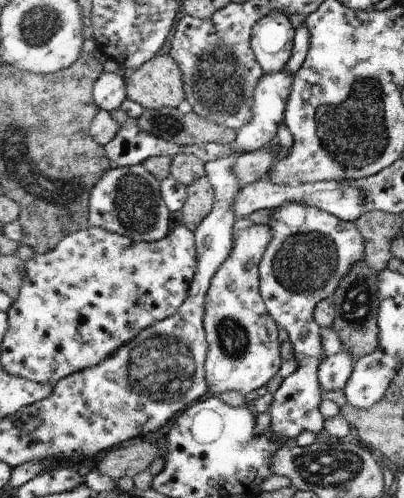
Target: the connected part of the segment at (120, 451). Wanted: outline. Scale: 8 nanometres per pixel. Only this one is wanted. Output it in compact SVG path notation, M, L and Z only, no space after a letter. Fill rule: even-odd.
M130 439L126 444L112 448L94 469L118 482L123 476L133 477L149 468L159 456L158 452L157 446L148 439Z

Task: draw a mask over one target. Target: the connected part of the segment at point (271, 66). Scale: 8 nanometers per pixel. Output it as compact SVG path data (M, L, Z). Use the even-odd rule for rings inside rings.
M273 11L257 22L252 47L264 75L284 70L292 56L296 30L282 11Z

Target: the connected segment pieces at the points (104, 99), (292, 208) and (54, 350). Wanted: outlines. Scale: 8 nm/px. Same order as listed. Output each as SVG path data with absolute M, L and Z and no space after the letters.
M105 72L96 80L94 102L105 111L120 109L128 98L128 87L123 76L116 72Z
M287 202L272 210L268 226L272 228L272 242L265 250L264 258L260 264L261 297L265 301L272 318L286 330L289 340L294 349L297 367L281 383L268 412L272 416L271 437L279 443L290 442L304 430L318 434L325 424L319 406L321 403L320 386L317 379L317 368L324 360L324 349L322 344L323 328L314 318L316 306L320 302L332 298L337 292L342 278L358 262L365 258L365 237L358 230L355 221L343 221L335 214L330 214L318 207L308 206L301 202Z
M184 224L175 227L172 232L168 233L160 241L152 241L151 243L134 242L124 235L106 231L102 227L92 226L66 235L51 252L35 254L33 258L25 262L25 275L18 298L14 299L11 308L6 312L9 315L9 328L5 334L1 365L11 375L39 383L52 384L60 381L61 378L68 377L69 374L95 367L100 361L104 361L106 357L112 356L122 345L132 341L141 330L177 313L177 310L181 308L188 296L192 276L196 276L196 251L195 234L190 227L186 227Z

